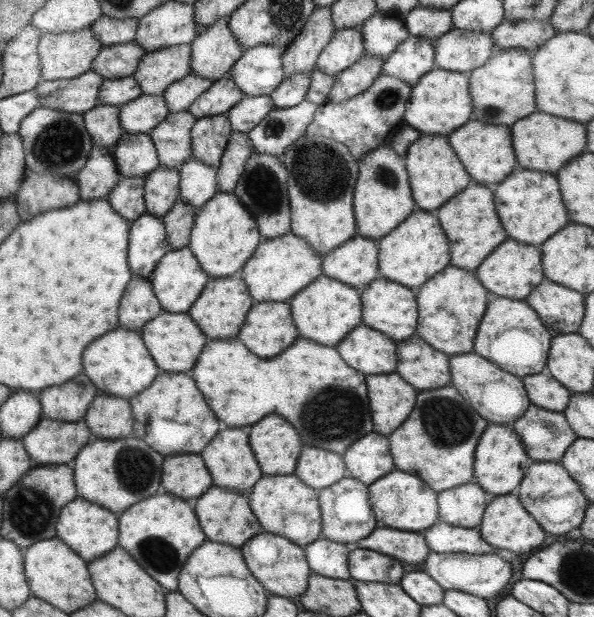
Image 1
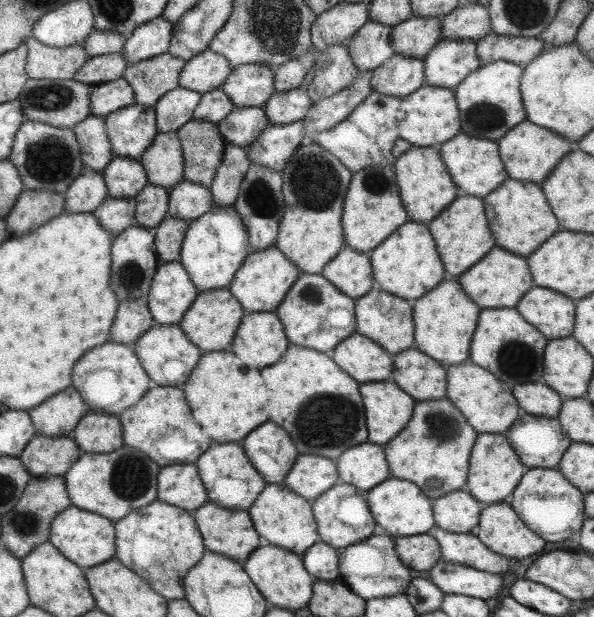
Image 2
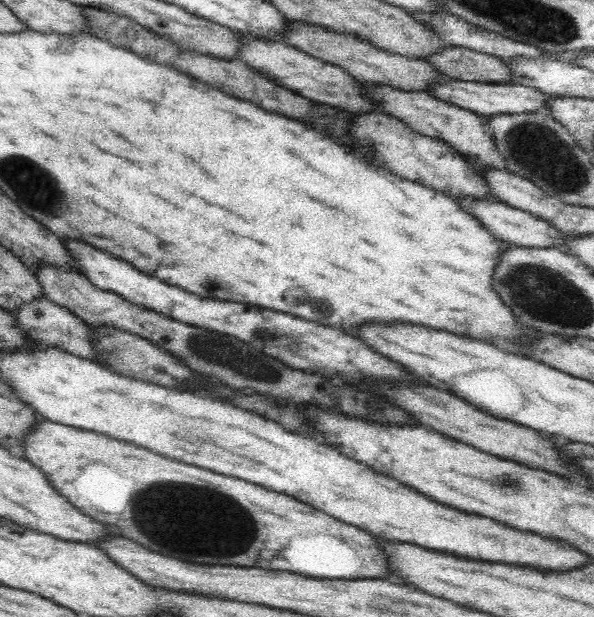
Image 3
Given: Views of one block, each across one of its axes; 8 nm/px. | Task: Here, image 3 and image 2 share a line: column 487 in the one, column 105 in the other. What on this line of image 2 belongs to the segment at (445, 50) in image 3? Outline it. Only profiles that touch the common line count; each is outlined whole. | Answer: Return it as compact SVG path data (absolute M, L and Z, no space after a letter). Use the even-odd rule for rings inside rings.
M121 53L104 54L88 59L77 69L72 80L89 86L101 85L122 78L127 61Z

